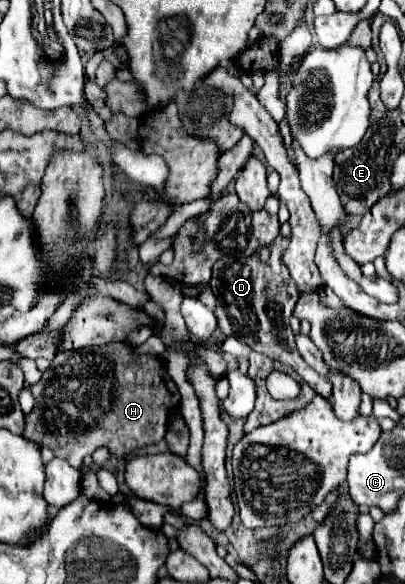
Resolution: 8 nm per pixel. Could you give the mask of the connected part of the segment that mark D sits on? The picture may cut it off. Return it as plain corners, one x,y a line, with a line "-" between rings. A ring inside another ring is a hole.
284,223
280,227
280,235
274,241
274,245
264,249
262,253
252,257
242,257
240,253
226,255
220,261
216,261
210,281
210,289
218,299
218,307
214,313
218,319
218,327
222,329
224,335
238,337
240,341
252,345
254,351
260,351
270,359
288,363
312,389
316,389
318,395
330,399
332,383
322,379
308,365
304,365
304,359
296,349
294,335
290,329
290,315
300,293
288,273
288,267
282,263
282,253
286,251
288,241
290,241
290,227
288,223

